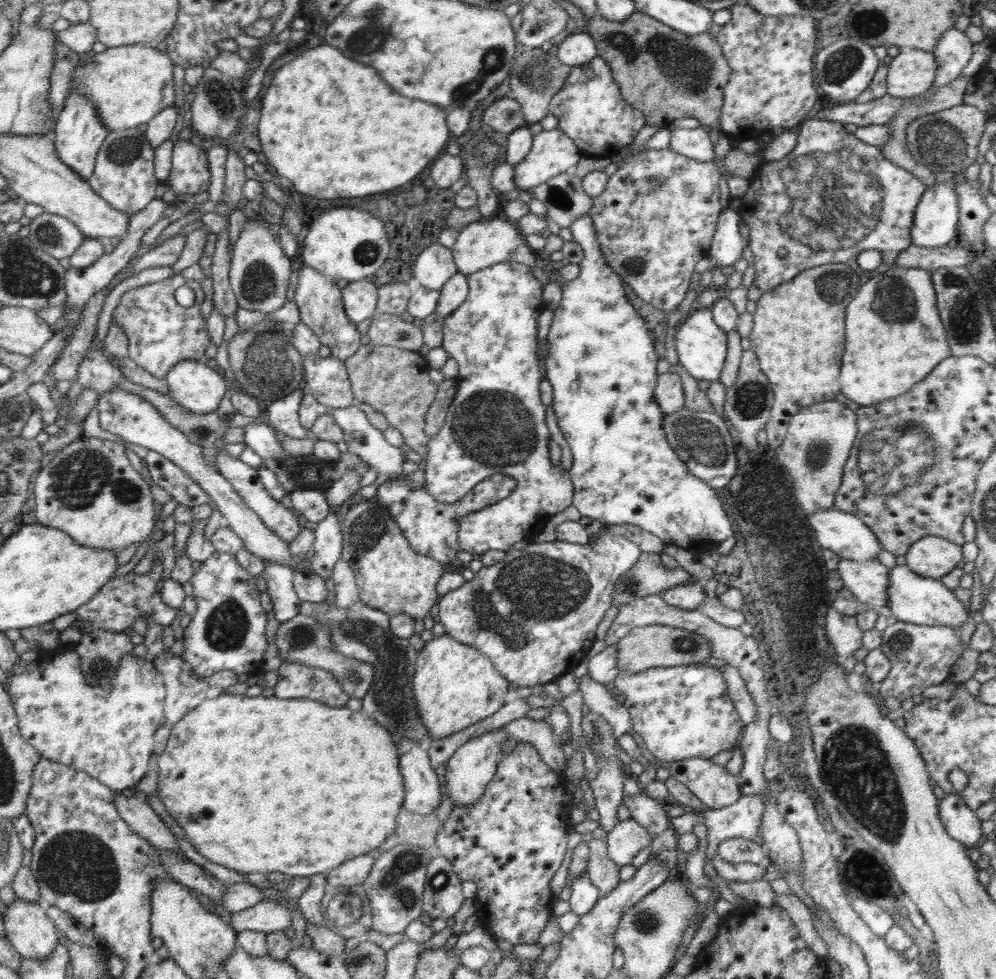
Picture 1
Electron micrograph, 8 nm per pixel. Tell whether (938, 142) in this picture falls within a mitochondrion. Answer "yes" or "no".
yes

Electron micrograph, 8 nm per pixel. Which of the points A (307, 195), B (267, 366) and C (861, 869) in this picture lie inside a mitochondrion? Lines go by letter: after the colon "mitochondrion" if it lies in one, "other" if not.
A: other
B: mitochondrion
C: mitochondrion

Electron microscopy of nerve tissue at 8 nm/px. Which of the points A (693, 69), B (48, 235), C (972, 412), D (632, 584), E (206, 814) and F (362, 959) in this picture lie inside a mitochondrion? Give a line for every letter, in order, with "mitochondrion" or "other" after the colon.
A: mitochondrion
B: mitochondrion
C: other
D: mitochondrion
E: other
F: mitochondrion

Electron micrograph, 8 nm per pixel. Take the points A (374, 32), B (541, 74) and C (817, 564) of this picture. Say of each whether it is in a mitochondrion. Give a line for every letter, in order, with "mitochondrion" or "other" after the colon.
A: mitochondrion
B: mitochondrion
C: other

